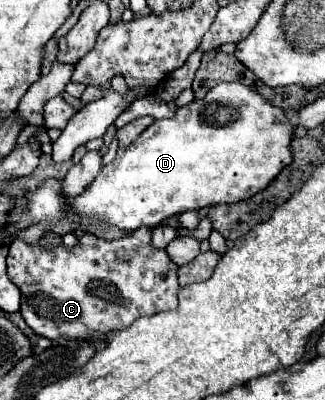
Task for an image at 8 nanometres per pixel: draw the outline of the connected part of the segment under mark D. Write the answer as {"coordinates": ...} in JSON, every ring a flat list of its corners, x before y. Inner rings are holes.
{"coordinates":[[220,83,212,87,204,99,196,99,184,107,178,107,174,117,154,121,134,143,120,147,116,159,100,169,96,179,76,197,64,193,64,179,44,179,34,191,26,191,26,217,34,225,50,229,60,221,74,225,72,233,90,233,84,229,84,221,90,227,116,227,120,231,136,231,140,227,156,227,162,219,180,215,190,209,202,209,218,203,238,203,258,191,290,163,290,141,294,127,286,119,280,107,270,105,258,93,250,91,242,83]]}

